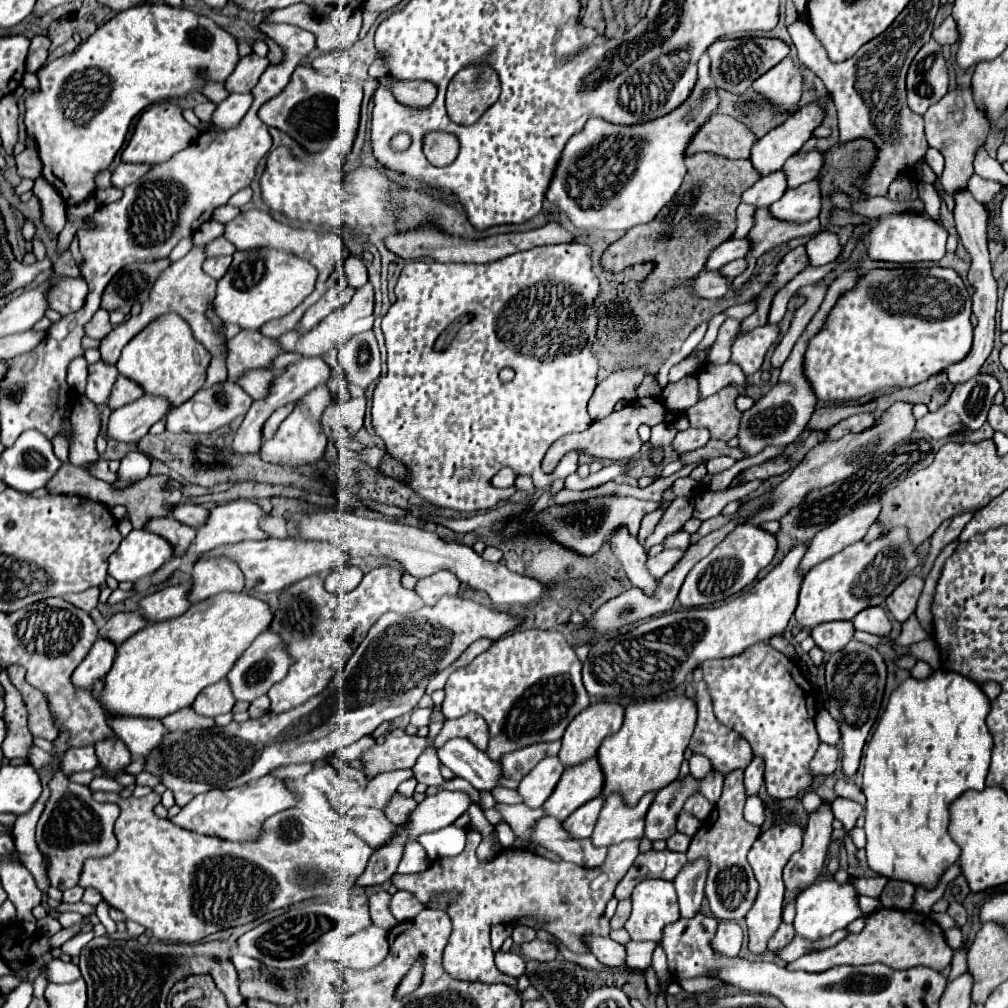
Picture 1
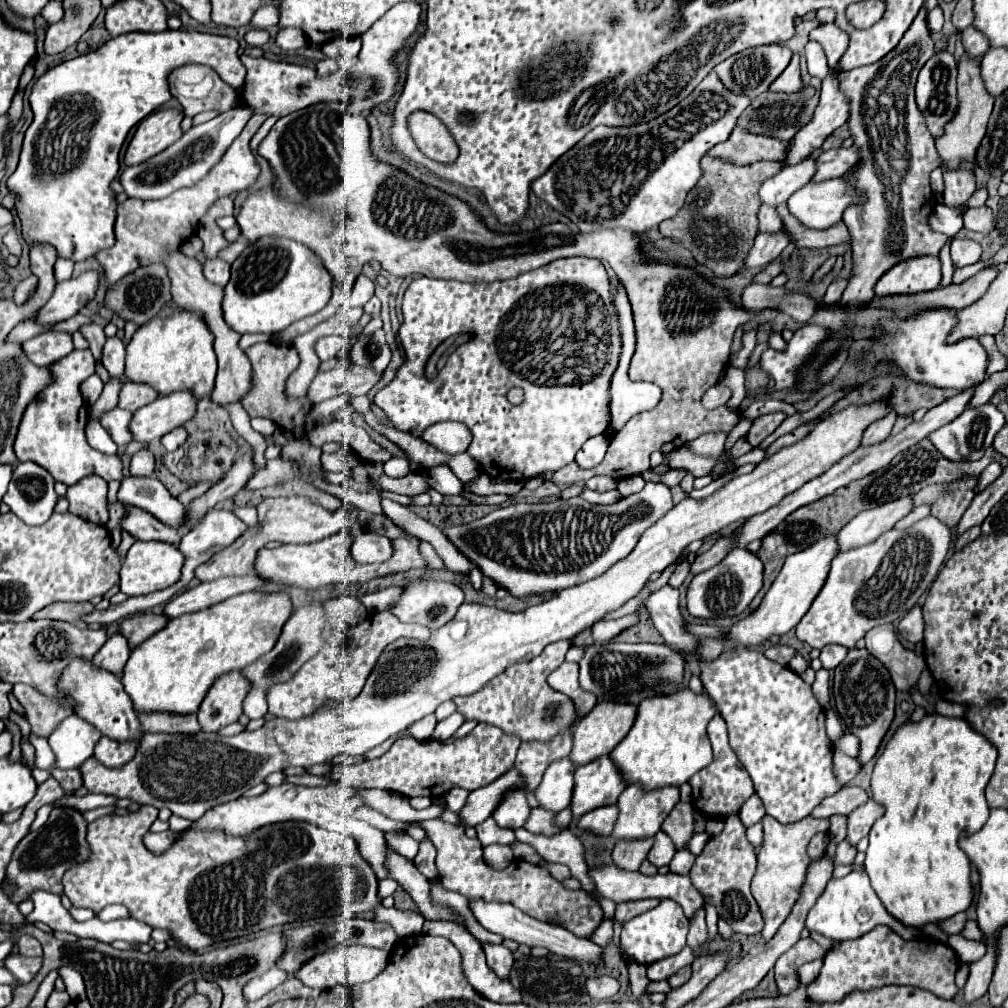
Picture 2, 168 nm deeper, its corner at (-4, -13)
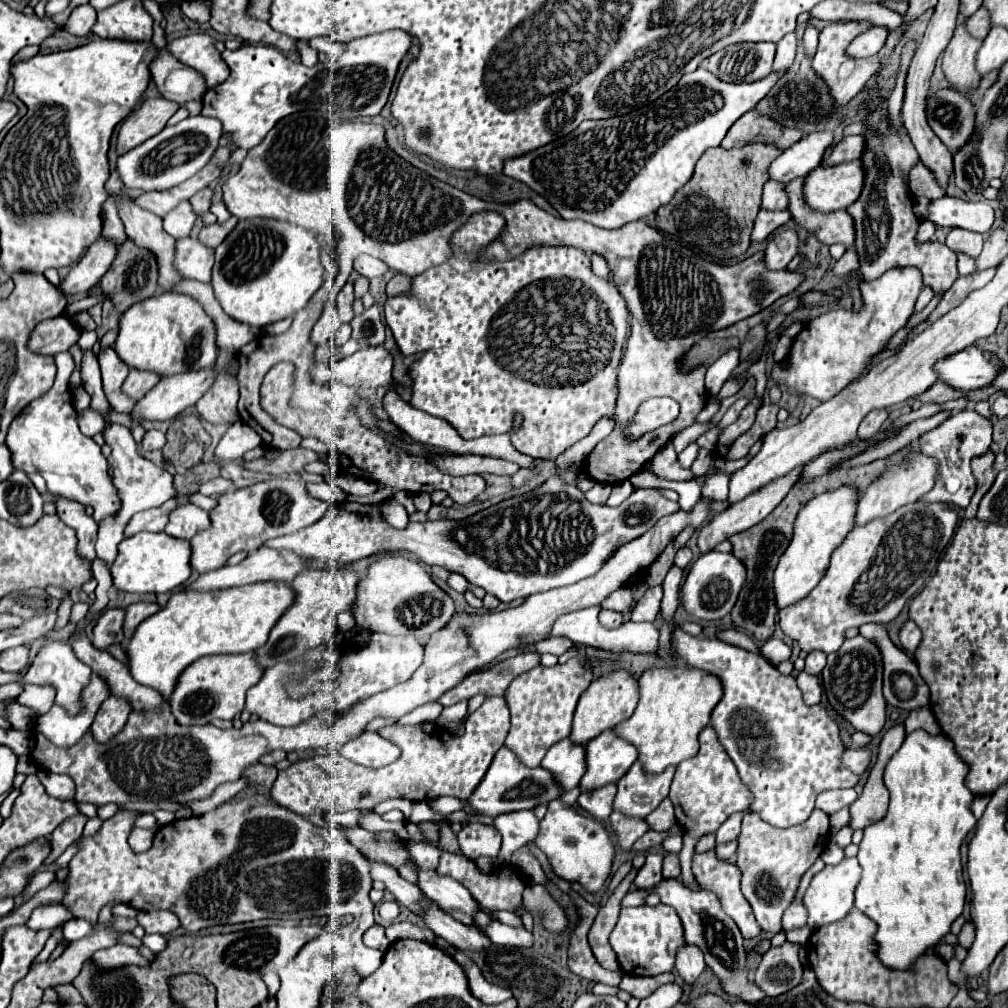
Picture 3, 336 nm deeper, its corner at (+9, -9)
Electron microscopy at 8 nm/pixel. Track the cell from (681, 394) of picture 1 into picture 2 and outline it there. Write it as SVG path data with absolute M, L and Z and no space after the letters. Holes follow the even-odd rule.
M716 384L716 388L710 388L706 392L706 396L702 398L702 404L706 408L718 408L718 406L724 406L728 400L730 400L732 392L728 386L722 386L722 384Z

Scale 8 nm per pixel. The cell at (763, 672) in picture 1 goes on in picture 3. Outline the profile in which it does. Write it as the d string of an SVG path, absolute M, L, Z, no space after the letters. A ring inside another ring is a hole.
M673 624L671 638L675 644L677 656L689 668L699 668L721 680L723 696L711 712L711 726L717 732L721 746L725 748L729 758L735 762L741 780L755 796L753 804L749 806L751 812L757 812L771 826L789 828L809 818L819 792L831 790L831 788L851 788L857 784L859 776L841 766L841 752L845 746L839 738L837 722L829 718L825 708L821 706L809 708L803 702L793 676L783 676L761 654L731 646L727 642L721 642L709 636L693 638L687 632L683 632L677 624Z

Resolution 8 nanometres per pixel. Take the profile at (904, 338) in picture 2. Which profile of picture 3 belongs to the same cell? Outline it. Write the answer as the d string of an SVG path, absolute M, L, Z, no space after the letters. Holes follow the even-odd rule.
M975 344L937 360L933 370L937 370L937 378L941 382L963 392L987 386L997 372L997 368L985 360L985 354Z

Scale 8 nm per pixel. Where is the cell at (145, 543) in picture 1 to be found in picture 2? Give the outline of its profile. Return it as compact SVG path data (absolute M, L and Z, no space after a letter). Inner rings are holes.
M134 542L120 570L120 590L128 596L144 596L156 590L164 590L180 580L182 566L184 554L178 550L178 546L168 542Z

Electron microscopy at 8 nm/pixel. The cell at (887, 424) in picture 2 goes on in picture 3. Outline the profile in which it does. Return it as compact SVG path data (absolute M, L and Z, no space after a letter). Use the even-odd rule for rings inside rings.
M873 410L873 412L869 412L865 418L863 418L863 422L861 422L861 426L859 426L859 438L861 440L869 440L869 438L873 438L875 434L879 434L881 432L881 428L883 428L883 422L887 420L887 410Z

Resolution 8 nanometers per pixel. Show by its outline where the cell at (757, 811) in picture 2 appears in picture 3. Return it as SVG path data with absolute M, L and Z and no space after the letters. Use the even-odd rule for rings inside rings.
M735 812L733 816L729 816L729 820L725 820L725 824L721 824L721 828L717 830L717 844L735 840L735 838L739 836L741 816L743 816L743 814L745 814L745 812Z

